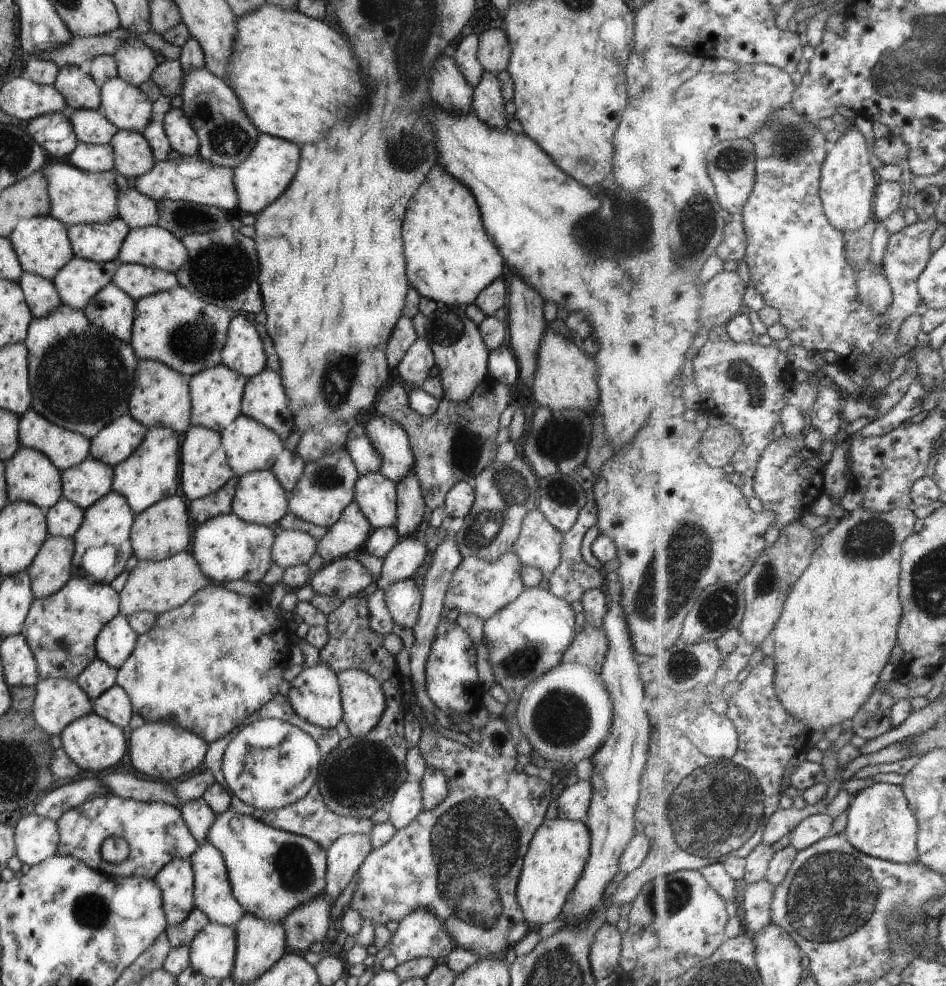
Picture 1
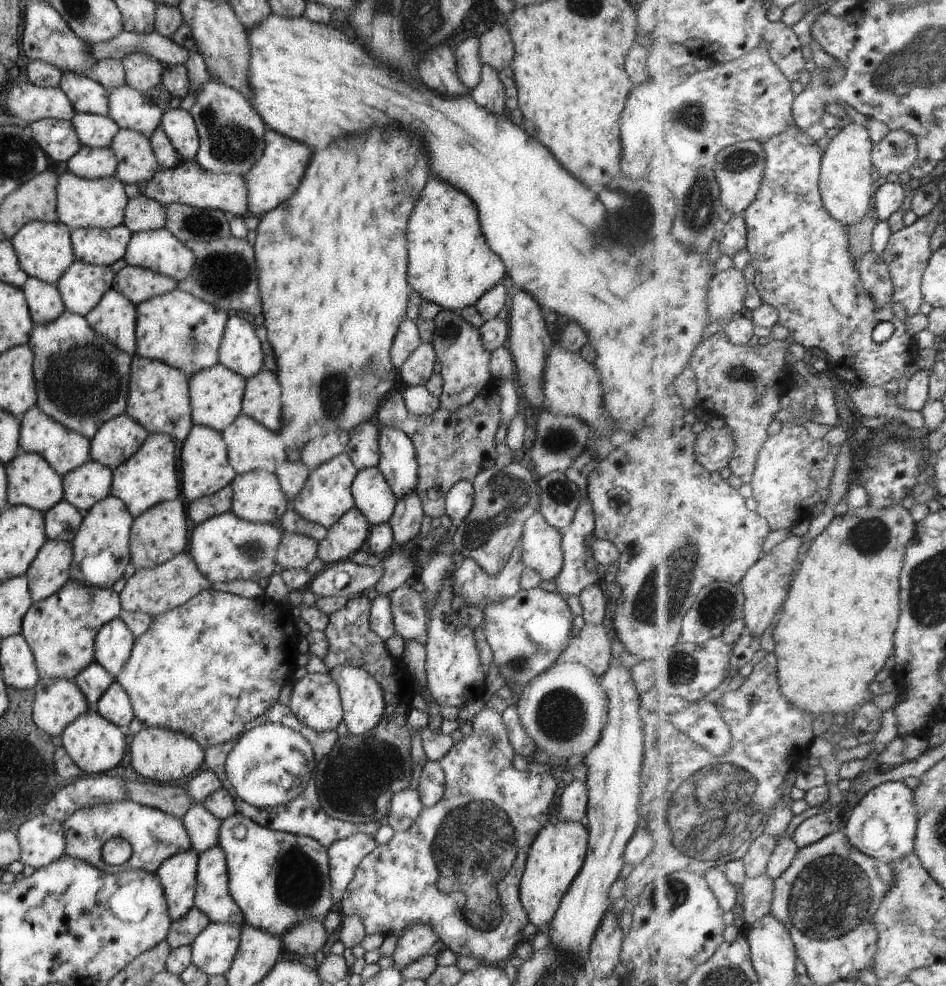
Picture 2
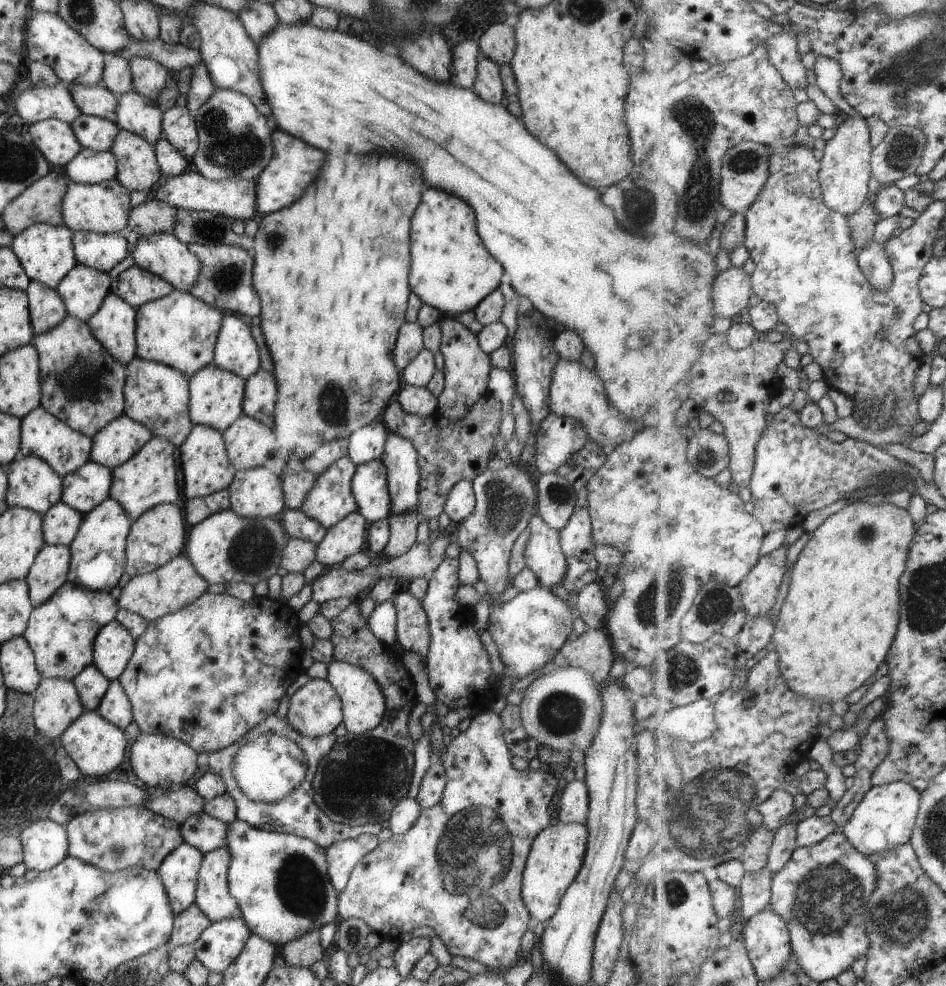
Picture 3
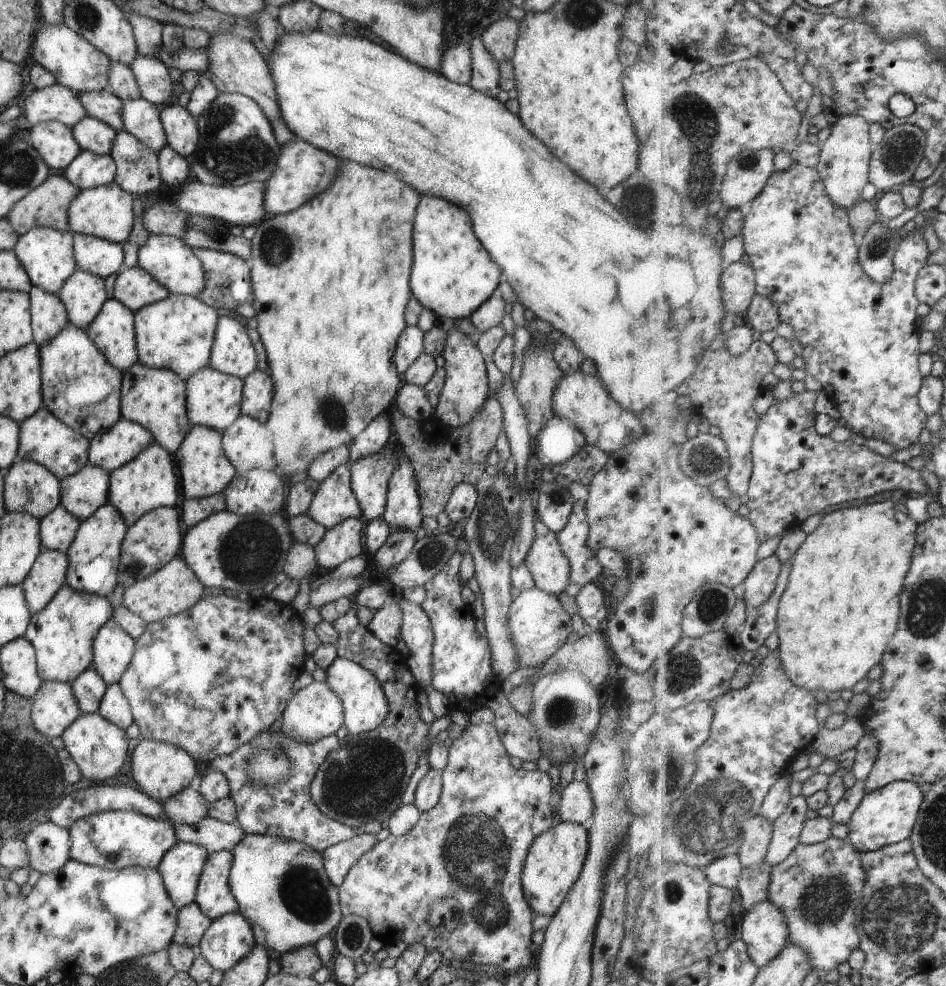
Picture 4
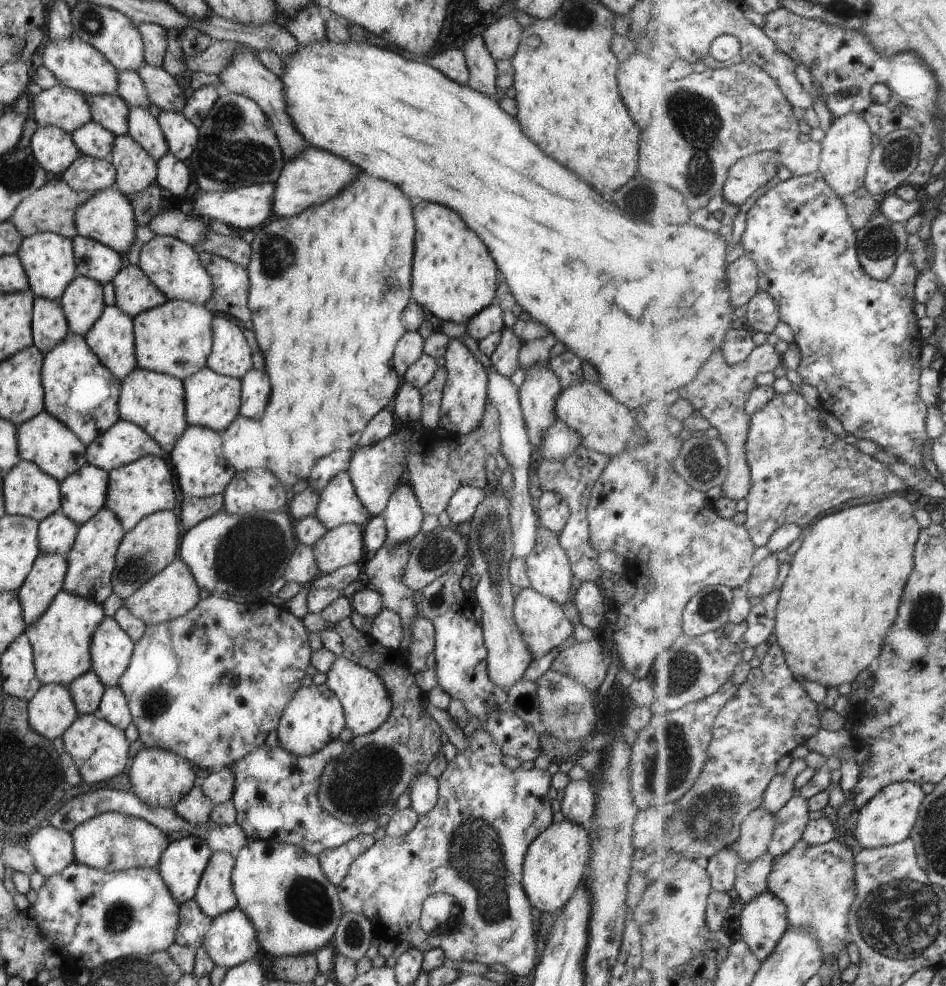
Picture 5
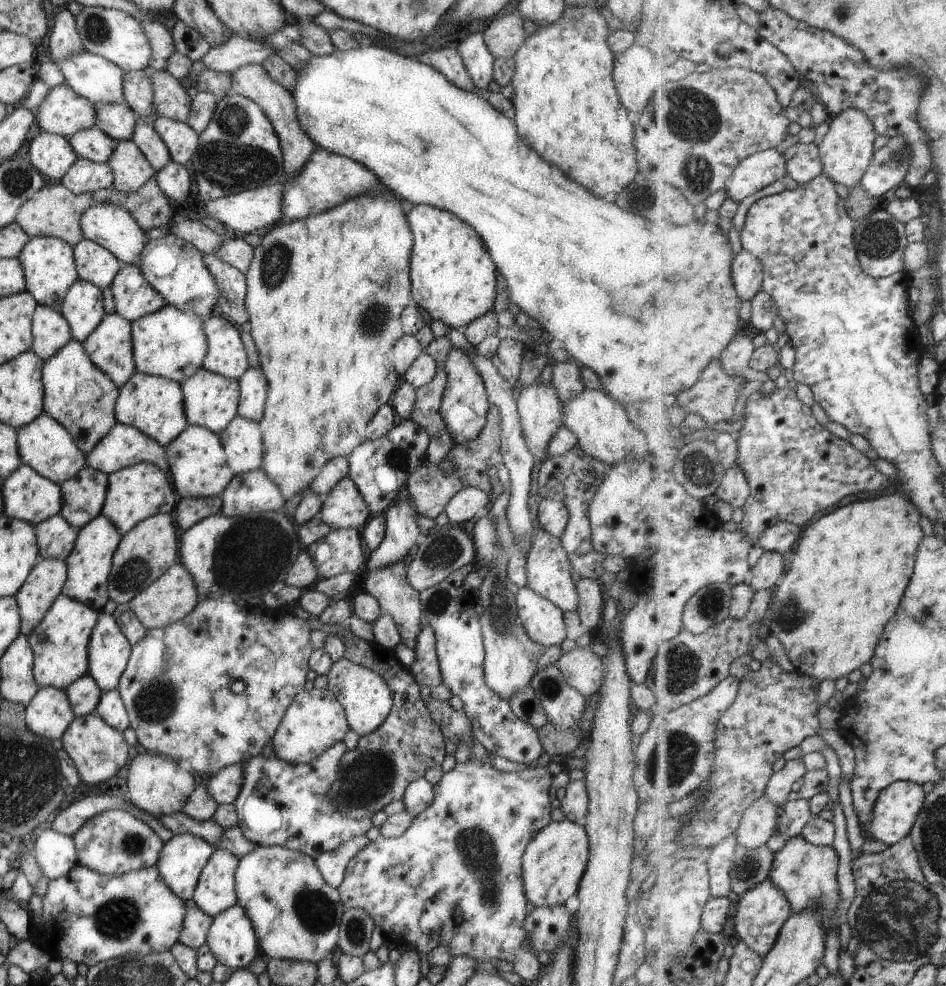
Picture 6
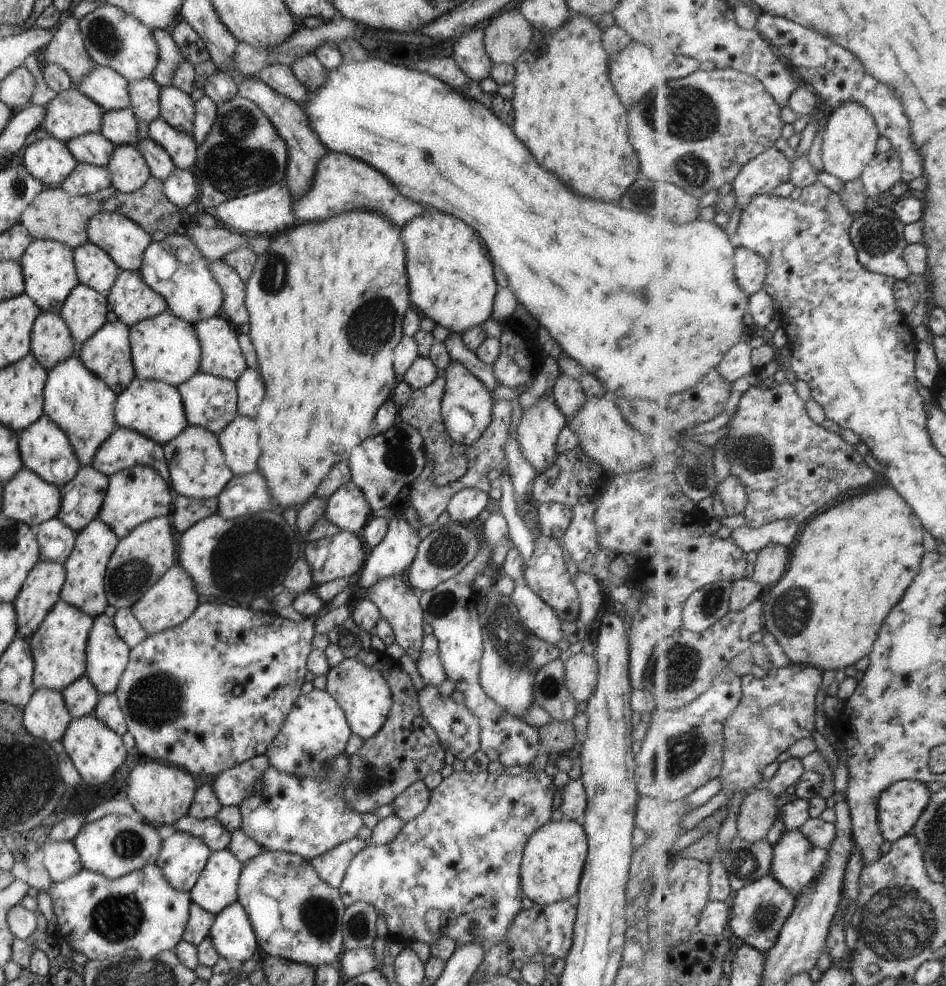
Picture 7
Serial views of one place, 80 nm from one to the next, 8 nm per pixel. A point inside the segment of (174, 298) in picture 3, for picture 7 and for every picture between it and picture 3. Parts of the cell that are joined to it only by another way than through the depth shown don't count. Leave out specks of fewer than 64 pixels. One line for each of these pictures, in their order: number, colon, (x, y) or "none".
4: (176, 333)
5: (174, 338)
6: (169, 343)
7: (165, 347)

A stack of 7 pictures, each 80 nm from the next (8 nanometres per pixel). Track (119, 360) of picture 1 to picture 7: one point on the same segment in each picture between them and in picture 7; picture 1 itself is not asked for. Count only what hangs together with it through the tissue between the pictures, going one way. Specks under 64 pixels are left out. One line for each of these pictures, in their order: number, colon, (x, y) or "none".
2: (81, 380)
3: (81, 384)
4: (79, 387)
5: (81, 393)
6: (79, 396)
7: (81, 404)

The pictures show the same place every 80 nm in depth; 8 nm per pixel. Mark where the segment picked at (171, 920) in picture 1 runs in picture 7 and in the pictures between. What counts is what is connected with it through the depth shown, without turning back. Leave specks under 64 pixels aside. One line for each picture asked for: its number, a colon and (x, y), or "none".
2: (176, 874)
3: (178, 870)
4: (180, 866)
5: (182, 861)
6: (181, 859)
7: (181, 857)

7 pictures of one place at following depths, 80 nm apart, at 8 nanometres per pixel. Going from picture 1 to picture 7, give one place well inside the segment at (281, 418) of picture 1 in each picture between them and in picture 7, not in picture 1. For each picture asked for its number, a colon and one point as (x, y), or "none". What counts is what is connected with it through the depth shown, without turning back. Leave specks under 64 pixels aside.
2: (261, 401)
3: (259, 391)
4: (256, 393)
5: (254, 387)
6: (252, 385)
7: (249, 386)

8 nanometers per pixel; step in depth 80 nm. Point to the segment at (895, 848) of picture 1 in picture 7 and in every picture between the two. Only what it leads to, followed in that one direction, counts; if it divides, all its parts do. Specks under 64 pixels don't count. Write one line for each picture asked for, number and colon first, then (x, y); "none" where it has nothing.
2: (884, 824)
3: (886, 818)
4: (887, 816)
5: (889, 818)
6: (894, 816)
7: (900, 807)

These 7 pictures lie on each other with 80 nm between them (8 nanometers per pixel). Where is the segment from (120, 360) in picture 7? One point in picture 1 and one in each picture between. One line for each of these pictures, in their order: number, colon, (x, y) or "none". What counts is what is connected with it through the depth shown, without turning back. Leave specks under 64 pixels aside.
1: (111, 310)
2: (113, 317)
3: (113, 324)
4: (112, 330)
5: (111, 339)
6: (109, 346)

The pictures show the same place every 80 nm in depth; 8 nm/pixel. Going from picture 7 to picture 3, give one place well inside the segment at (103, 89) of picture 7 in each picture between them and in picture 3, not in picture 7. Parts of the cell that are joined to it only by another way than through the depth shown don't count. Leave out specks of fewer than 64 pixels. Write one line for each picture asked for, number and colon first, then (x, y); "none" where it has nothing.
3: (48, 40)
4: (77, 65)
5: (77, 65)
6: (93, 78)

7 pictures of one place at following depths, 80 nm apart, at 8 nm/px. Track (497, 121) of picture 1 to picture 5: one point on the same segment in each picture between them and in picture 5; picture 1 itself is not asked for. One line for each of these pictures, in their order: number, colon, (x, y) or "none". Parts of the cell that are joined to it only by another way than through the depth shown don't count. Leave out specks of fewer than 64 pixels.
2: (488, 92)
3: (487, 85)
4: (484, 77)
5: (482, 74)

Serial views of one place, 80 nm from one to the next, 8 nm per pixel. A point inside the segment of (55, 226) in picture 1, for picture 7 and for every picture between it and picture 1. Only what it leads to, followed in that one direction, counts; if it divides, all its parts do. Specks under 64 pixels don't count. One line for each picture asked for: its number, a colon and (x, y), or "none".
2: (43, 250)
3: (45, 253)
4: (46, 255)
5: (47, 259)
6: (47, 264)
7: (47, 267)

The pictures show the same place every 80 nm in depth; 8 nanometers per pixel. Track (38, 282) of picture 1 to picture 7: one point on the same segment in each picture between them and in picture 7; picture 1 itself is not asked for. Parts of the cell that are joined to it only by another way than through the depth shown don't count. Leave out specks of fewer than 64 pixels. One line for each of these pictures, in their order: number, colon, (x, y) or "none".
2: (44, 303)
3: (45, 308)
4: (47, 314)
5: (48, 325)
6: (49, 331)
7: (50, 340)

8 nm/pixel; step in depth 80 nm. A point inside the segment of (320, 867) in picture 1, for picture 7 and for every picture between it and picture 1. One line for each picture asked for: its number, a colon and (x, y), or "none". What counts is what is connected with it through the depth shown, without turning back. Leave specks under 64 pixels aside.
2: (277, 879)
3: (279, 881)
4: (281, 888)
5: (281, 889)
6: (295, 914)
7: (295, 916)

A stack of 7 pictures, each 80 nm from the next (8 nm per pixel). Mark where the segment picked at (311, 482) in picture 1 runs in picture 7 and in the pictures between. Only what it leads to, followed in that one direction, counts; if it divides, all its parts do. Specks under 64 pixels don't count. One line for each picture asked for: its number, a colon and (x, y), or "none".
2: (325, 495)
3: (329, 500)
4: (333, 501)
5: (338, 504)
6: (342, 508)
7: (346, 508)

